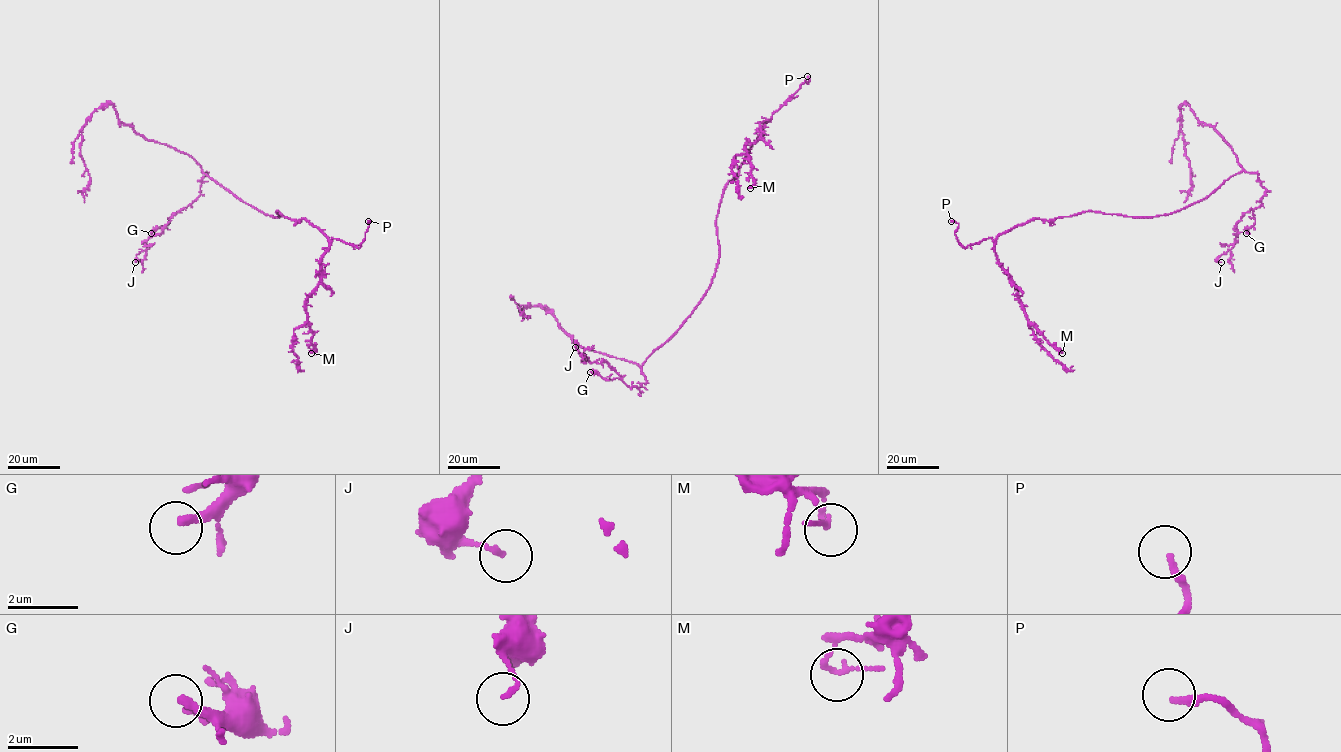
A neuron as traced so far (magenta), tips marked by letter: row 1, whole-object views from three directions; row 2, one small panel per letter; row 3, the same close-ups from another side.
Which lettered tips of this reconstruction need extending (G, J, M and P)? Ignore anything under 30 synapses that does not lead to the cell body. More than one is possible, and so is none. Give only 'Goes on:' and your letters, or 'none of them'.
Goes on: P

